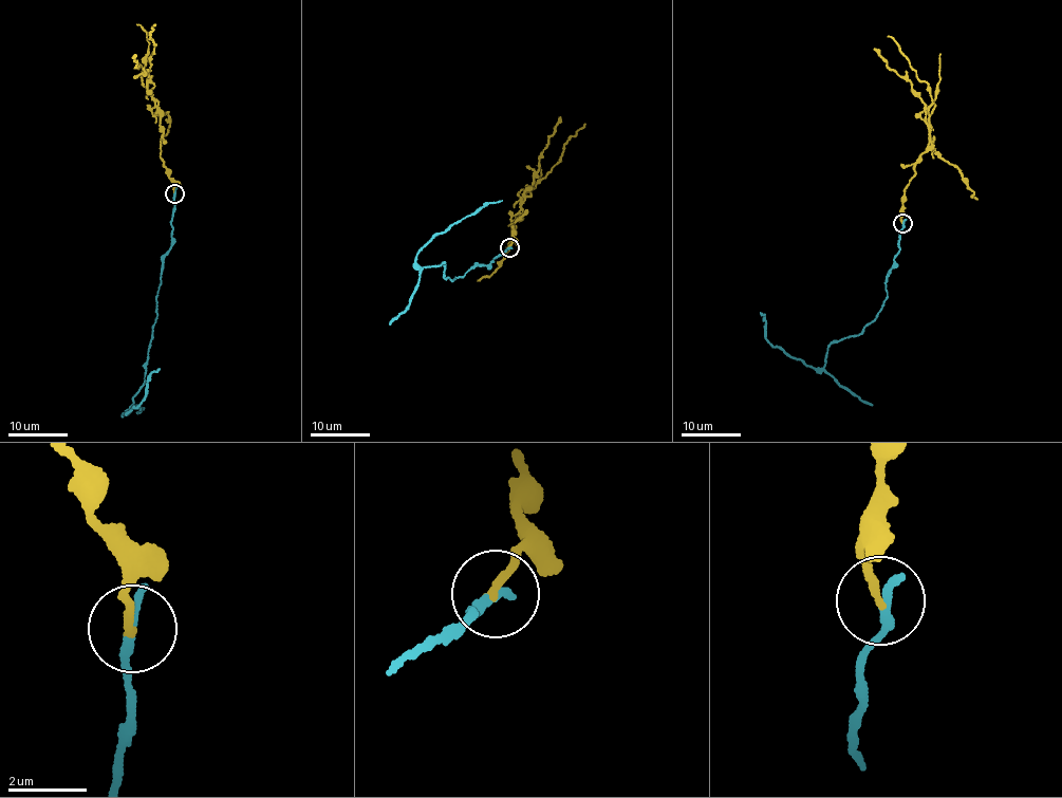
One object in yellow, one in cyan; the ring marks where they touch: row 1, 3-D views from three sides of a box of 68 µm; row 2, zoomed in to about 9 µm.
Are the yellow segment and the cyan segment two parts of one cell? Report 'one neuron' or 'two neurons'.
two neurons

